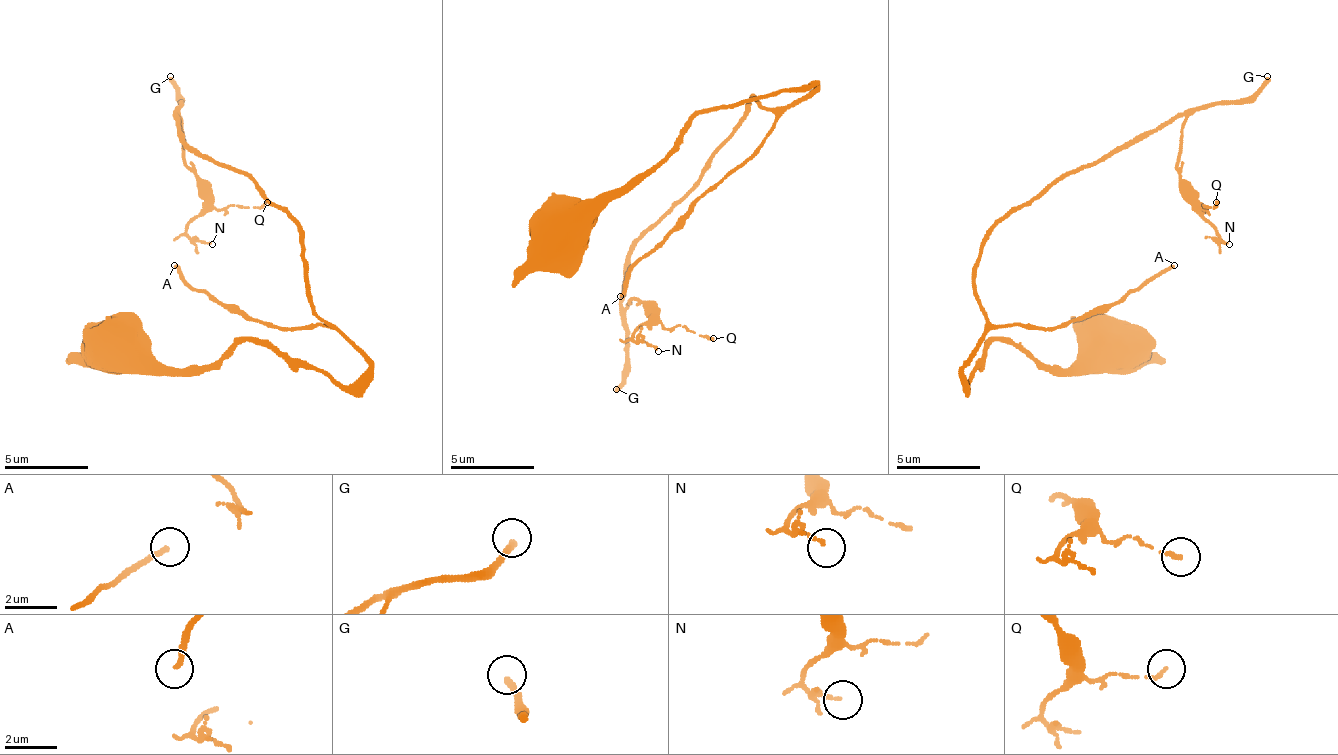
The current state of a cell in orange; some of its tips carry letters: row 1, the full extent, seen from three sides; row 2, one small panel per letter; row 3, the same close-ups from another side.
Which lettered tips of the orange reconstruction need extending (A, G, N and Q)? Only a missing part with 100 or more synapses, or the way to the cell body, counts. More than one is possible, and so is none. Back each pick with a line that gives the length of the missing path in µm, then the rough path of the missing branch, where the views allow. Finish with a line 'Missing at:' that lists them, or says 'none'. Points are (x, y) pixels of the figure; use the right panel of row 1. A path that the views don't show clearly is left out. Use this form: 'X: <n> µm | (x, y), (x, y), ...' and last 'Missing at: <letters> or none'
A: 200 µm
G: 200 µm
Missing at: A, G

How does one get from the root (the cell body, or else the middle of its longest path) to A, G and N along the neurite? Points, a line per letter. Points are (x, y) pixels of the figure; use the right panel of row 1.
A: (1111, 349), (1078, 370), (1044, 370), (994, 341), (968, 387), (964, 378), (994, 328), (1065, 328), (1174, 265)
G: (1111, 349), (1044, 370), (994, 341), (968, 387), (985, 332), (981, 240), (1069, 172), (1242, 105), (1267, 76)
N: (1111, 349), (1044, 370), (994, 341), (968, 387), (985, 332), (981, 240), (1179, 118), (1187, 198), (1229, 244)

